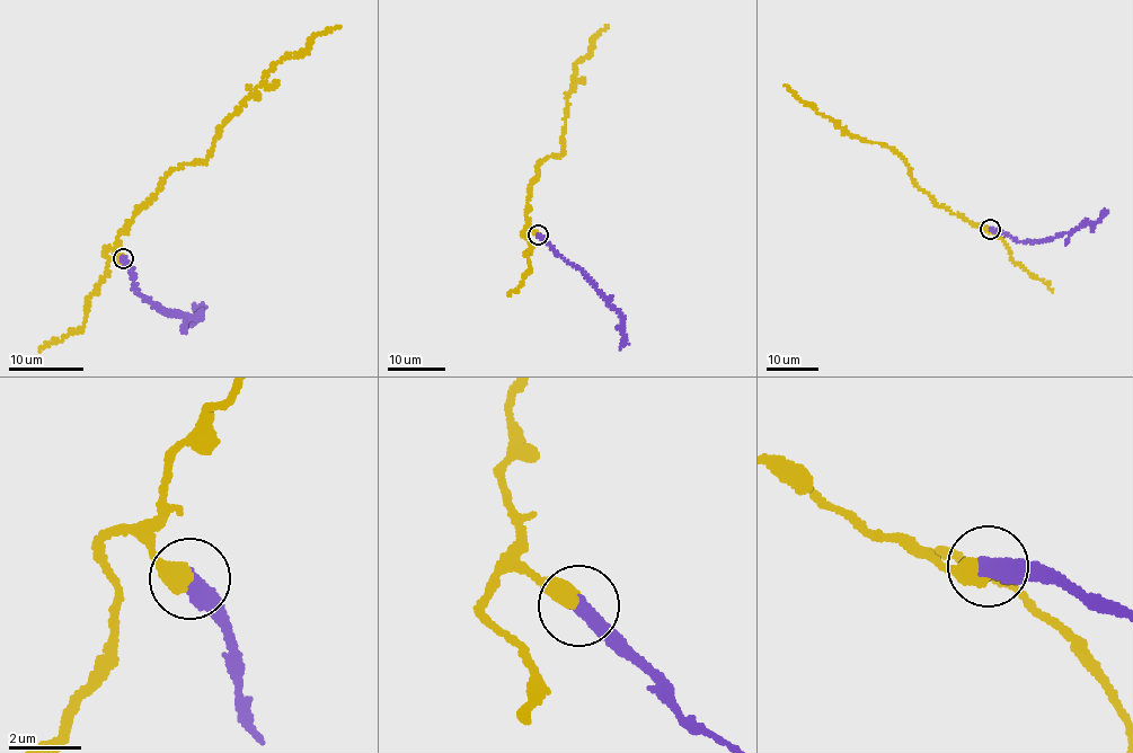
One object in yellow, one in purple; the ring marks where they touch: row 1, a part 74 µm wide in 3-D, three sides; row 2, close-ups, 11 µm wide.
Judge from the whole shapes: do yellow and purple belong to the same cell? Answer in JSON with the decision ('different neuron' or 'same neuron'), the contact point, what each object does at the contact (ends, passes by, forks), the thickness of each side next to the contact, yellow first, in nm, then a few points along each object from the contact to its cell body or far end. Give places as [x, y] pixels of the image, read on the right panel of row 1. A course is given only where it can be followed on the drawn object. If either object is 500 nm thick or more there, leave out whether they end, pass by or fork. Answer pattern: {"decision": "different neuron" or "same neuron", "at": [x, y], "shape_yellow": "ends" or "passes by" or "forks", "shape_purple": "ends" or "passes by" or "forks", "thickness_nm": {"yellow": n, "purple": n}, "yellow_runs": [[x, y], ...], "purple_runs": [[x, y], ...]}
{"decision": "different neuron", "at": [990, 229], "thickness_nm": {"yellow": 600, "purple": 480}, "yellow_runs": [[990, 229], [938, 206], [917, 187], [900, 156], [887, 145], [849, 135], [799, 100], [785, 85]], "purple_runs": [[990, 229], [1023, 241], [1053, 239], [1085, 223], [1092, 223], [1108, 210]]}

